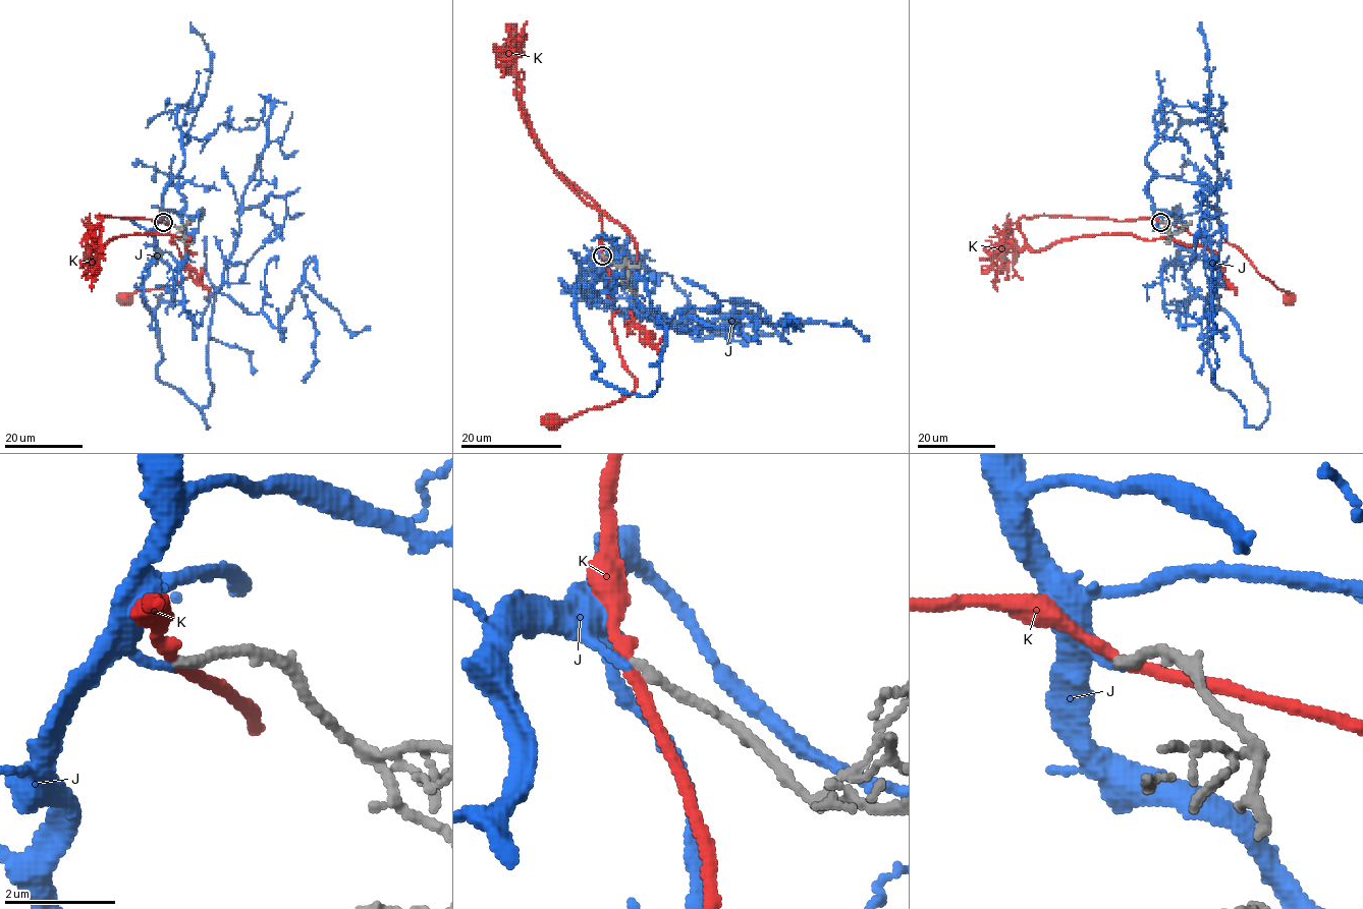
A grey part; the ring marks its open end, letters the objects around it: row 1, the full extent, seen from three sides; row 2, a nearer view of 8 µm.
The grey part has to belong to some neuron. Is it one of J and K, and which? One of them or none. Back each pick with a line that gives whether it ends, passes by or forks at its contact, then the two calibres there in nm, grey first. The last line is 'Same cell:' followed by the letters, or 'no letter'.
J: It ends there. Thickness 180 nm (grey) against 140 nm
Same cell: J

